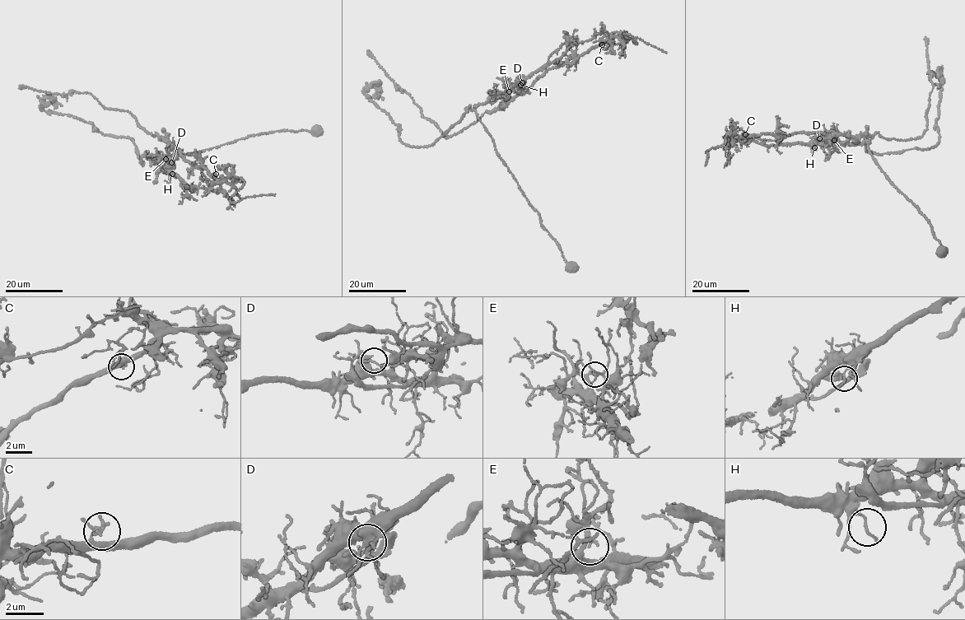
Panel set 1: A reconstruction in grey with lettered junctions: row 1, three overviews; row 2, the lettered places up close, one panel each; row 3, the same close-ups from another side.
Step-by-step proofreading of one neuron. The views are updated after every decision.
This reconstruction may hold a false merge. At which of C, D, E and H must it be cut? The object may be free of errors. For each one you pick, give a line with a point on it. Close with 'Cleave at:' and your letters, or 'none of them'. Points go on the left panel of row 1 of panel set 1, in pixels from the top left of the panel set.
D: Place: (171, 162)
Cleave at: D

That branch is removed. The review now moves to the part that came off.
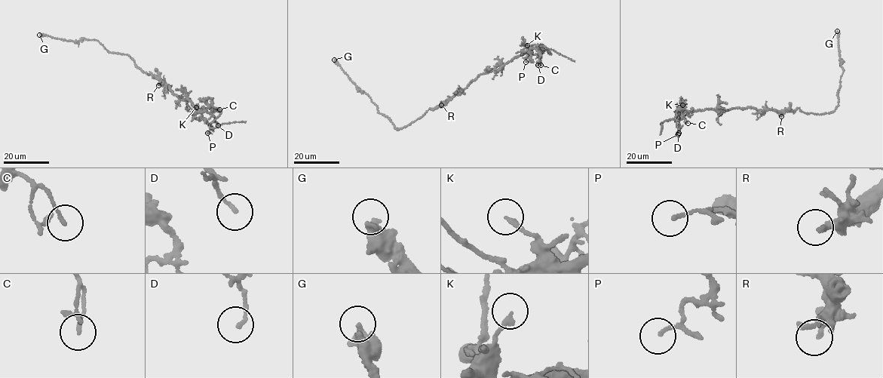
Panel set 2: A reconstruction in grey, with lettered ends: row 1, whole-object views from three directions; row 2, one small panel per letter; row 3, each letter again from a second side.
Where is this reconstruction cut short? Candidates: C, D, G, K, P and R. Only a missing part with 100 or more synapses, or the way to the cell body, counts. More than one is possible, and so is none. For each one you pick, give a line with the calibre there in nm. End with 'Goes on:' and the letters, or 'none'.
Goes on: none

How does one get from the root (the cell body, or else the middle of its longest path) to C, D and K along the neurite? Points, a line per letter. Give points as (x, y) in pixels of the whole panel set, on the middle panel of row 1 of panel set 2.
C: (454, 96), (480, 75), (497, 71), (531, 48), (540, 49), (541, 65)
D: (454, 96), (480, 75), (497, 71), (531, 48), (537, 49), (540, 54), (538, 65)
K: (454, 96), (480, 75), (497, 71), (523, 54), (528, 50), (527, 45)

